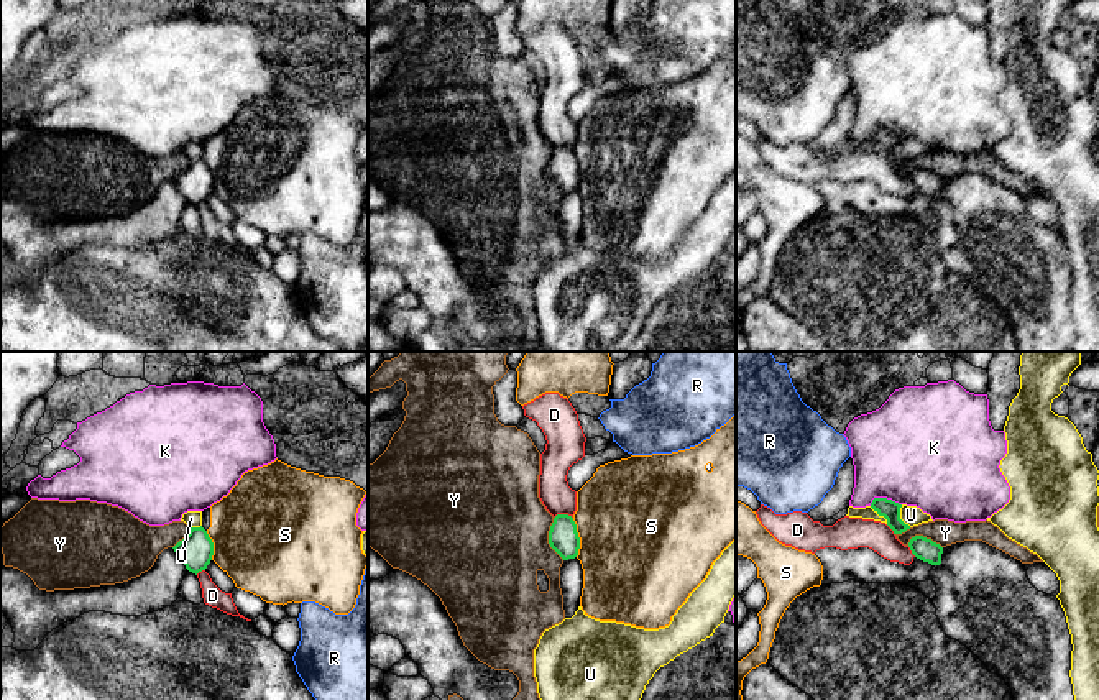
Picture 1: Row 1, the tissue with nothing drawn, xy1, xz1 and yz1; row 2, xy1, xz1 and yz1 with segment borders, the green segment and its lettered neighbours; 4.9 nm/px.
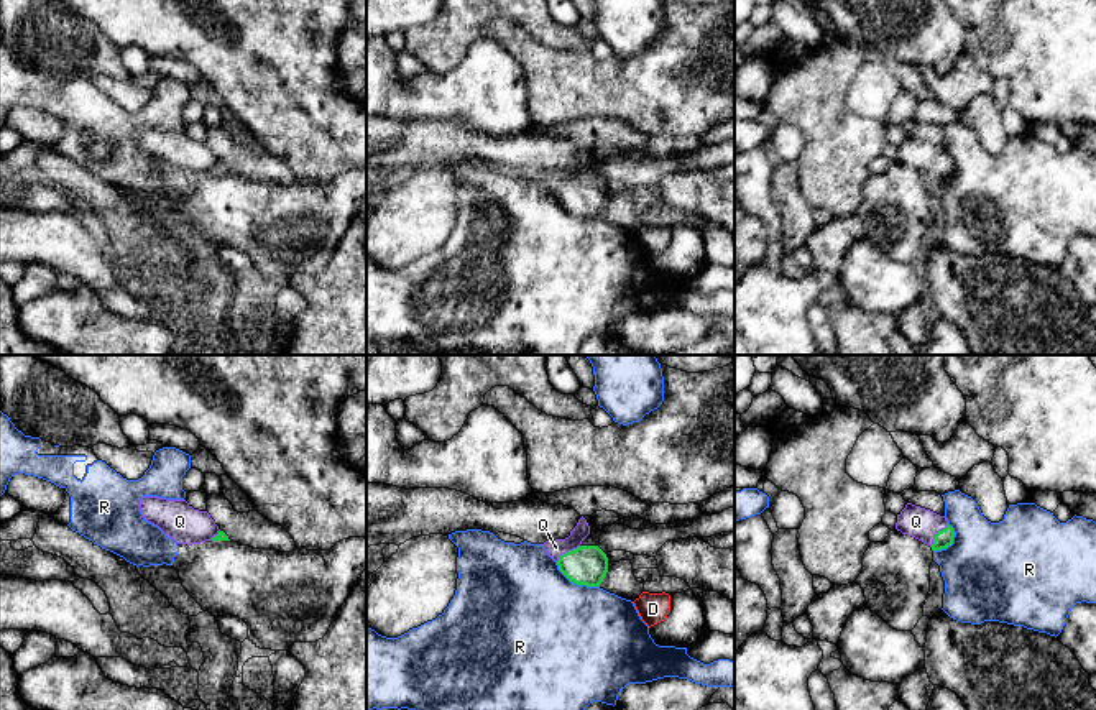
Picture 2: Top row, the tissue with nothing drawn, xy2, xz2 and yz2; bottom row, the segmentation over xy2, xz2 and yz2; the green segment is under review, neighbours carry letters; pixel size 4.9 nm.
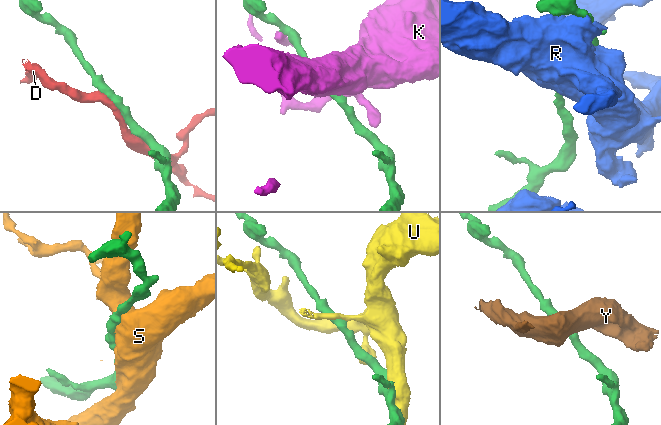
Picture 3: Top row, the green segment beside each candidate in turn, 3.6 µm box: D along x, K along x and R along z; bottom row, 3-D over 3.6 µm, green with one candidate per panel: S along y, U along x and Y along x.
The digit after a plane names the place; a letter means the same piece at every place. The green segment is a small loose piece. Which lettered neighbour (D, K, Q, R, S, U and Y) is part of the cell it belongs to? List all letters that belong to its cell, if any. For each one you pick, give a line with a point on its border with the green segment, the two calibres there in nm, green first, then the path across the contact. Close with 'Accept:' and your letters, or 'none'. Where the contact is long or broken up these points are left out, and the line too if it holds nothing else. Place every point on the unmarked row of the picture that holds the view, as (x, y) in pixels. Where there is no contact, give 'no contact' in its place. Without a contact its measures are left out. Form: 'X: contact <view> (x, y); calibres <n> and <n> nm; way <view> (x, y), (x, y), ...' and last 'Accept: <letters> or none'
Q: contact xz2 (569, 183); calibres 190 and 80 nm; way xz2 (587, 198), (569, 183), (556, 179)
Accept: Q

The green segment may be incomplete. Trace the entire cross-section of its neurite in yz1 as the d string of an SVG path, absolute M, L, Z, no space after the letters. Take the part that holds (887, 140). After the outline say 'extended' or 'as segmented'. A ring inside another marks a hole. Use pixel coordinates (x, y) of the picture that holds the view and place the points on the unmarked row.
M874 130L871 140L879 148L884 148L887 151L887 158L894 163L894 166L902 166L910 161L910 158L900 151L902 136L887 130Z; as segmented

